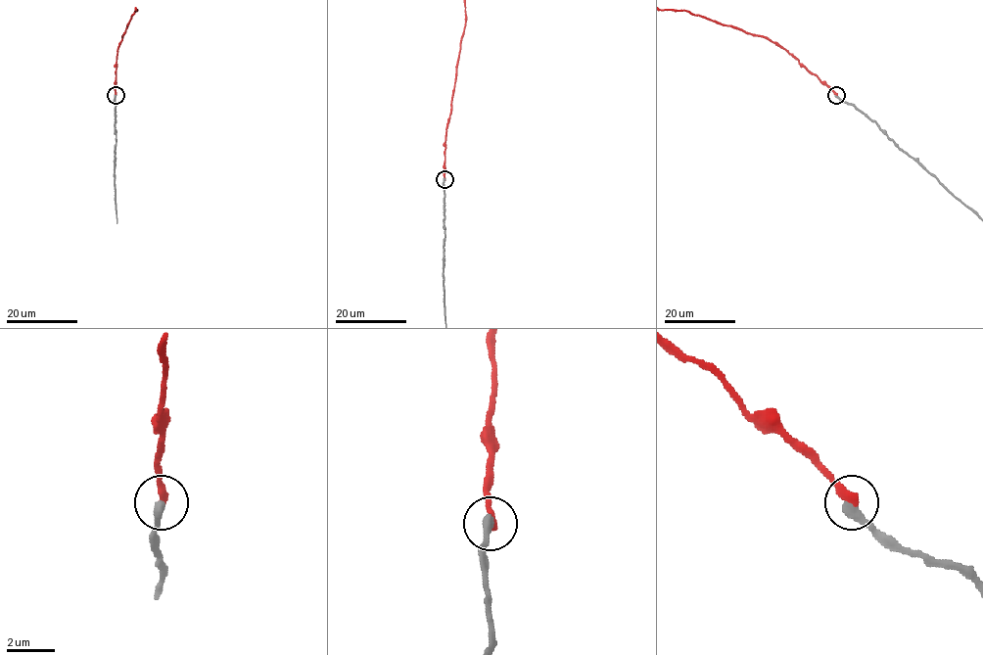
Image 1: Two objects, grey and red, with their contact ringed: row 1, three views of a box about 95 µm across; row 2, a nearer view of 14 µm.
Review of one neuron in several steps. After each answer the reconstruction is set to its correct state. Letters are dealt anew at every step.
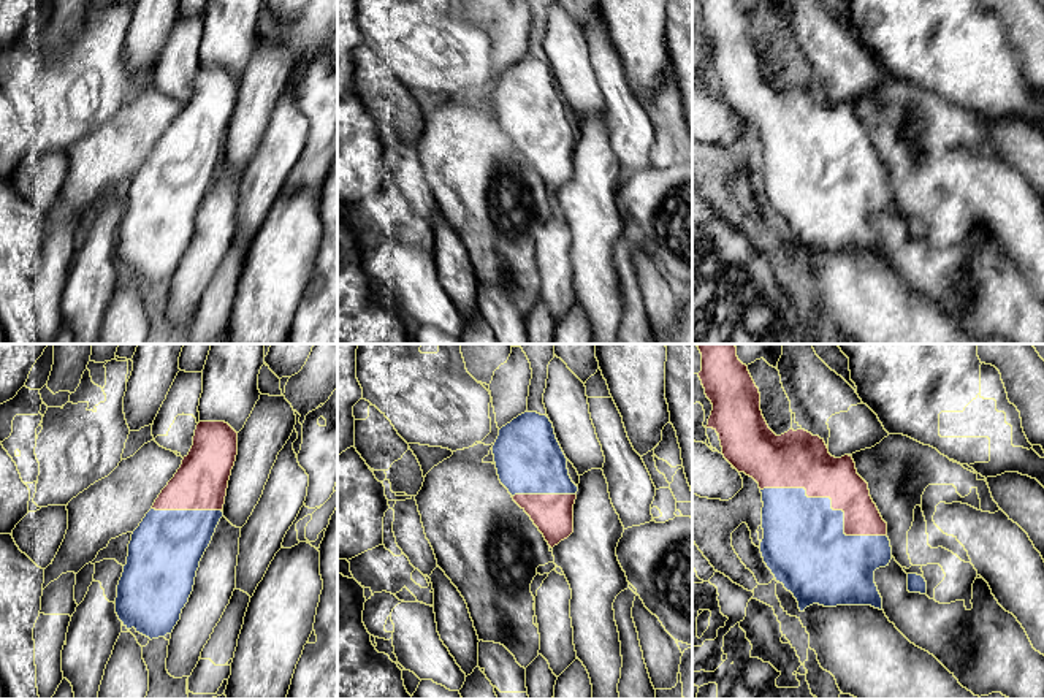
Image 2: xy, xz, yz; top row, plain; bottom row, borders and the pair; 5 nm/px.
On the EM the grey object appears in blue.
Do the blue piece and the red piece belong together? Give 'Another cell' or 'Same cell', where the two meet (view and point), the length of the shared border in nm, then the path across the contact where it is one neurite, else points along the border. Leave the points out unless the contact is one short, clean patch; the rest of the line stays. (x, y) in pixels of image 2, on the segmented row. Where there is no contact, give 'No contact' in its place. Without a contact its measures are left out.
Same cell. Touches blue at yz (830, 504). Shared border 700 nm

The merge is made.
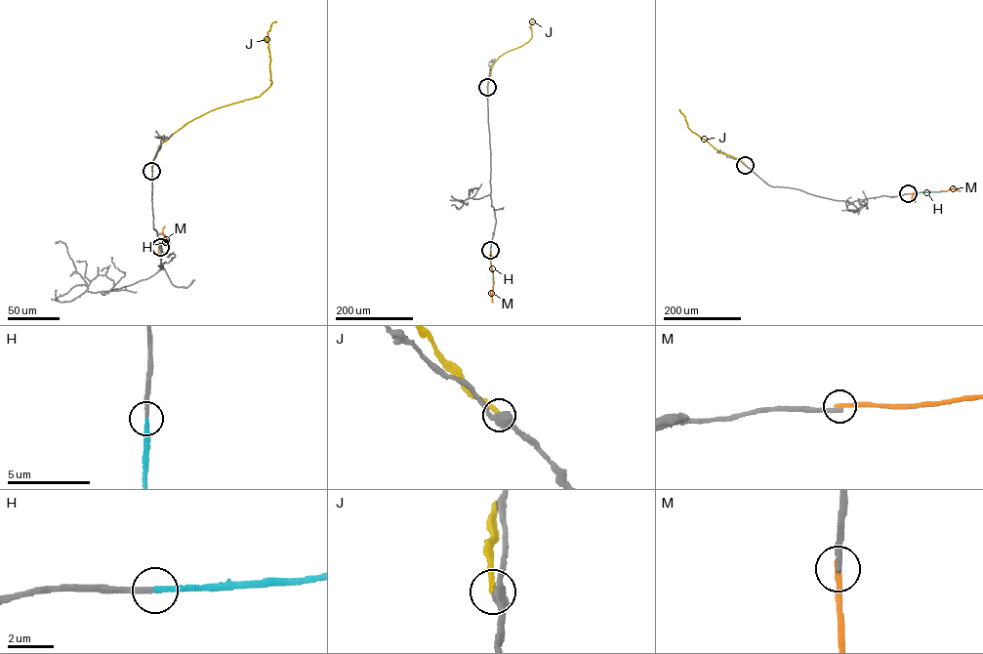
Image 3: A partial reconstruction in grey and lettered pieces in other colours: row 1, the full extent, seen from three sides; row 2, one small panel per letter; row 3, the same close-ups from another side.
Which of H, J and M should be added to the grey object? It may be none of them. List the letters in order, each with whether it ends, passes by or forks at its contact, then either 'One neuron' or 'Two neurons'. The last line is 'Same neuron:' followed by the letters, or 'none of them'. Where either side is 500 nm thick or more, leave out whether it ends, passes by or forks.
H: It ends there. One neuron
J: It ends there. Two neurons
M: It ends there. Two neurons
Same neuron: H

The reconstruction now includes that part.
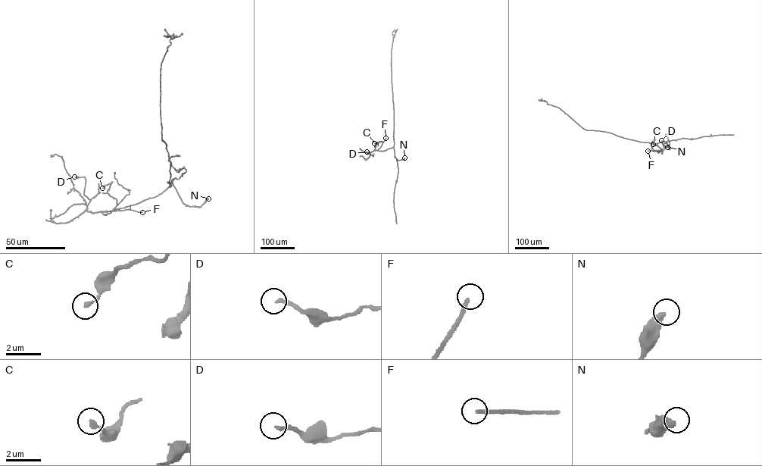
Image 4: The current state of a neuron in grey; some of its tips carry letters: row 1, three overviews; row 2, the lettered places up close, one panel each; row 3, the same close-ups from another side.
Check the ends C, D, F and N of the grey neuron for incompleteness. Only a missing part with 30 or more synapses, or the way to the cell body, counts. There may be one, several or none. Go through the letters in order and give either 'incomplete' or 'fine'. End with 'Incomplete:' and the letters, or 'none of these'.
C: fine
D: fine
F: incomplete
N: fine
Incomplete: F

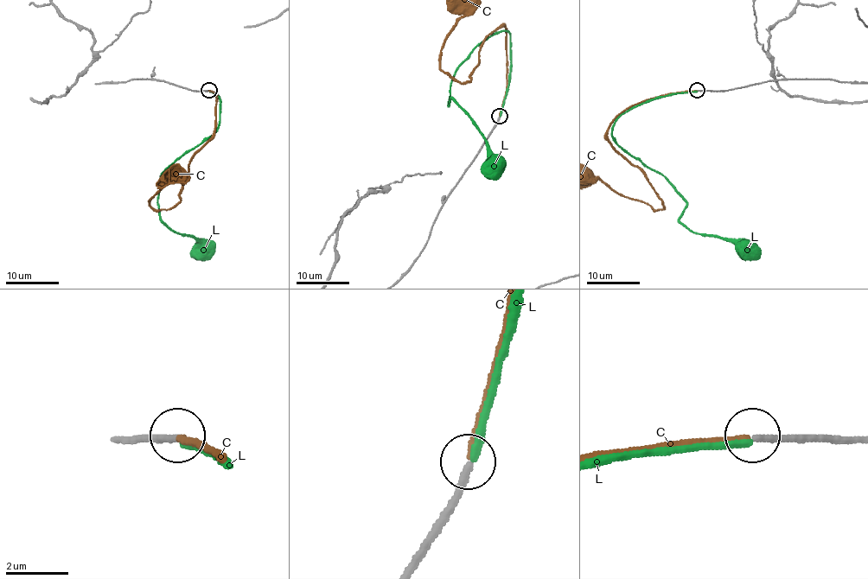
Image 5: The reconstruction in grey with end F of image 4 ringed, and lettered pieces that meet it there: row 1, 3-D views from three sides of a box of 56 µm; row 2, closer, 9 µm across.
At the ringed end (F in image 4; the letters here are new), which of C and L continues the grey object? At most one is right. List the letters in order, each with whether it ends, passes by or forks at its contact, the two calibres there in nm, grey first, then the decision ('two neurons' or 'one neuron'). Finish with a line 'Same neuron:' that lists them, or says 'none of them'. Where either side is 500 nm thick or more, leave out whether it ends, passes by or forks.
C: it ends there; 200 nm thick on the grey side, 240 nm on the other; one neuron
L: it ends there; 220 nm thick on the grey side, 240 nm on the other; two neurons
Same neuron: C

